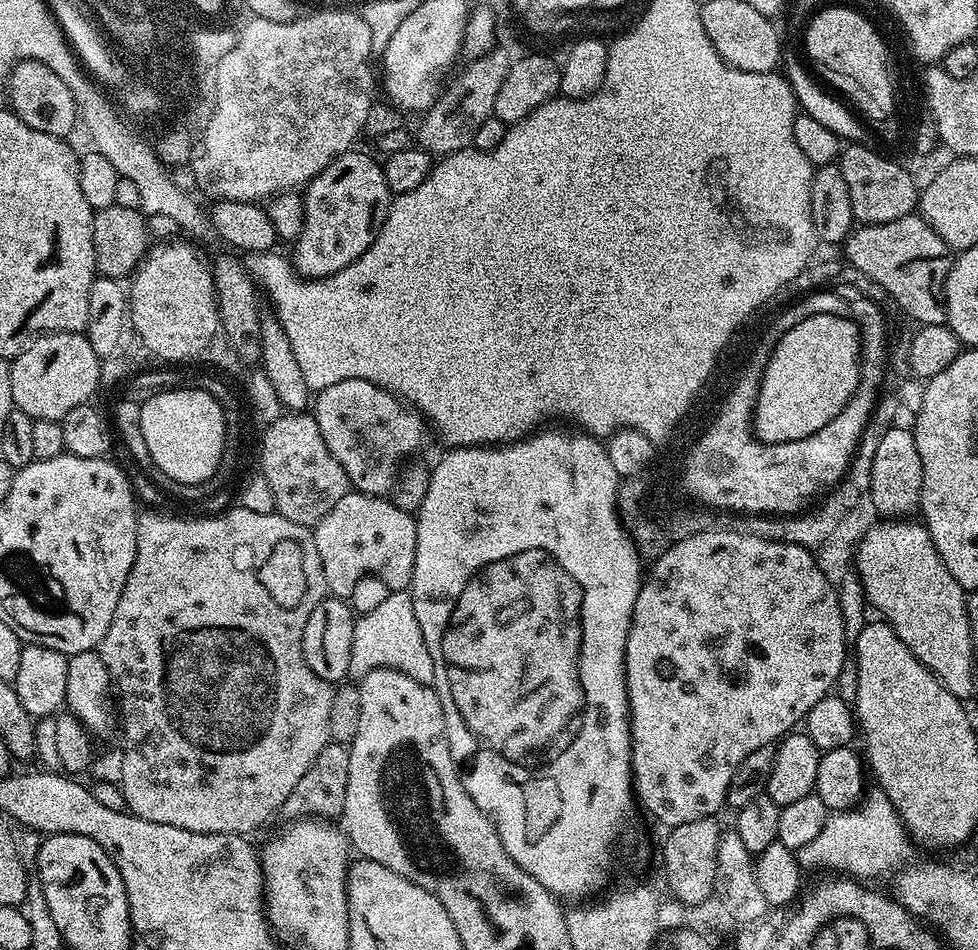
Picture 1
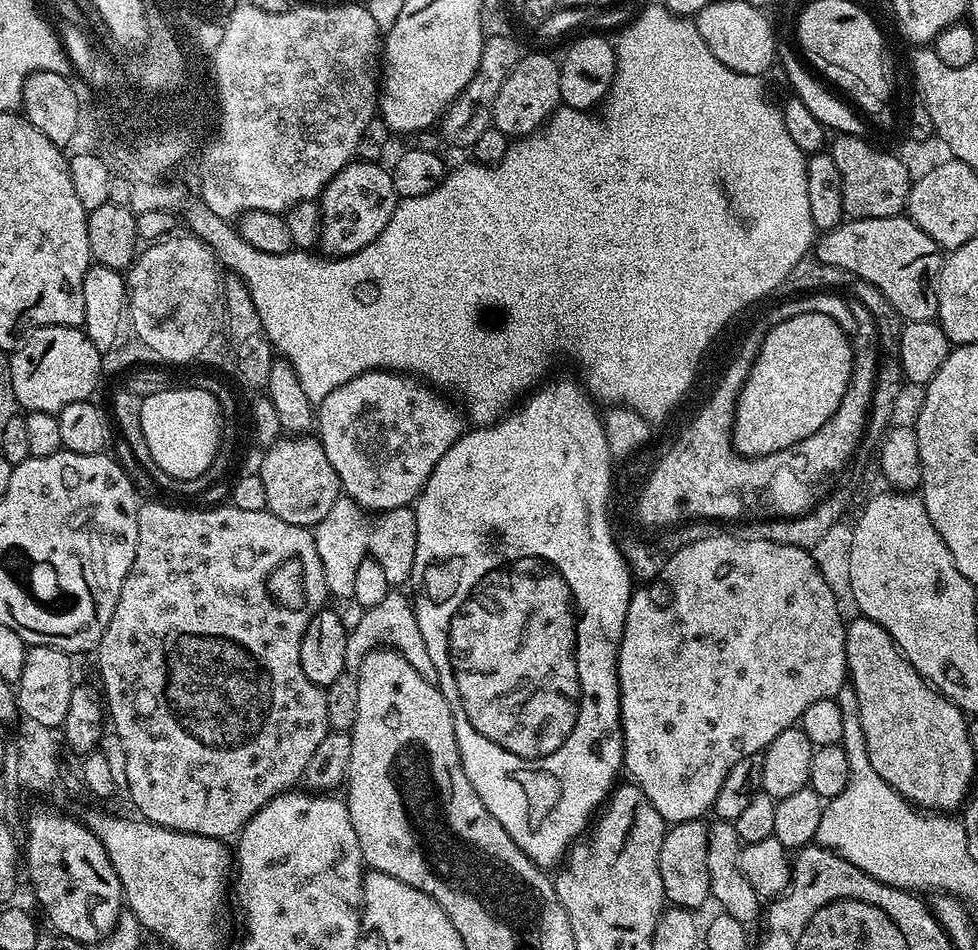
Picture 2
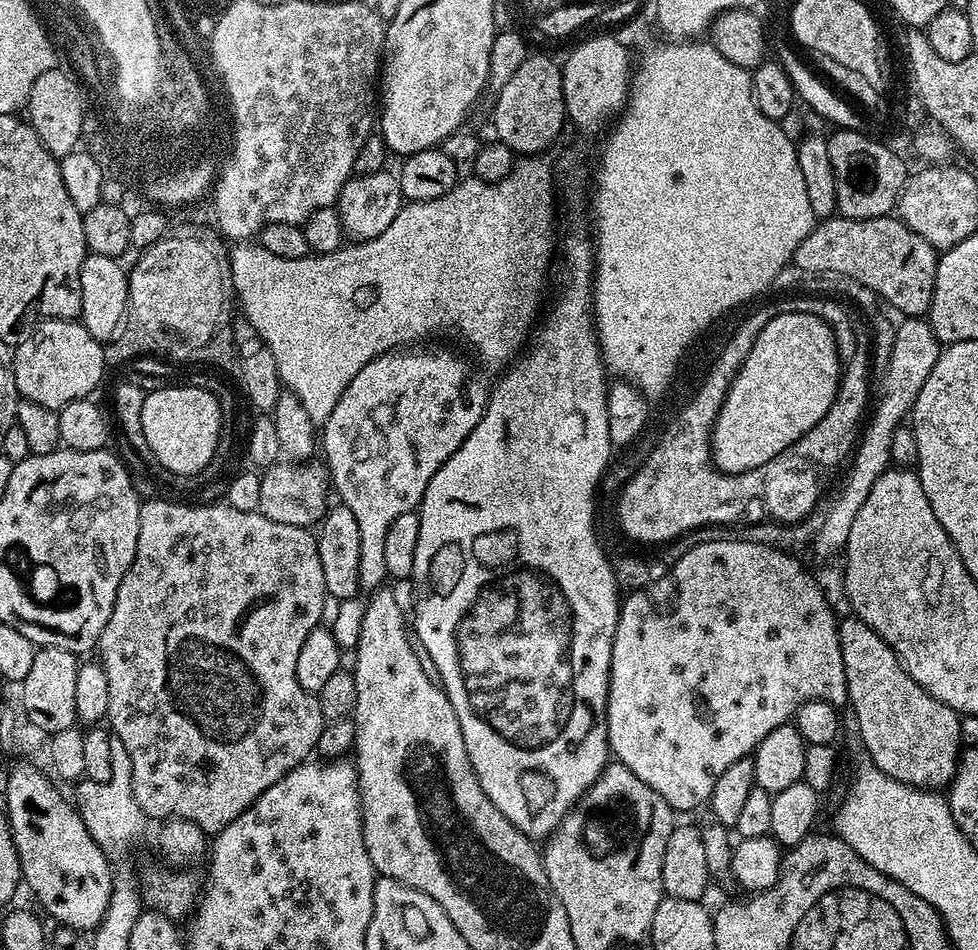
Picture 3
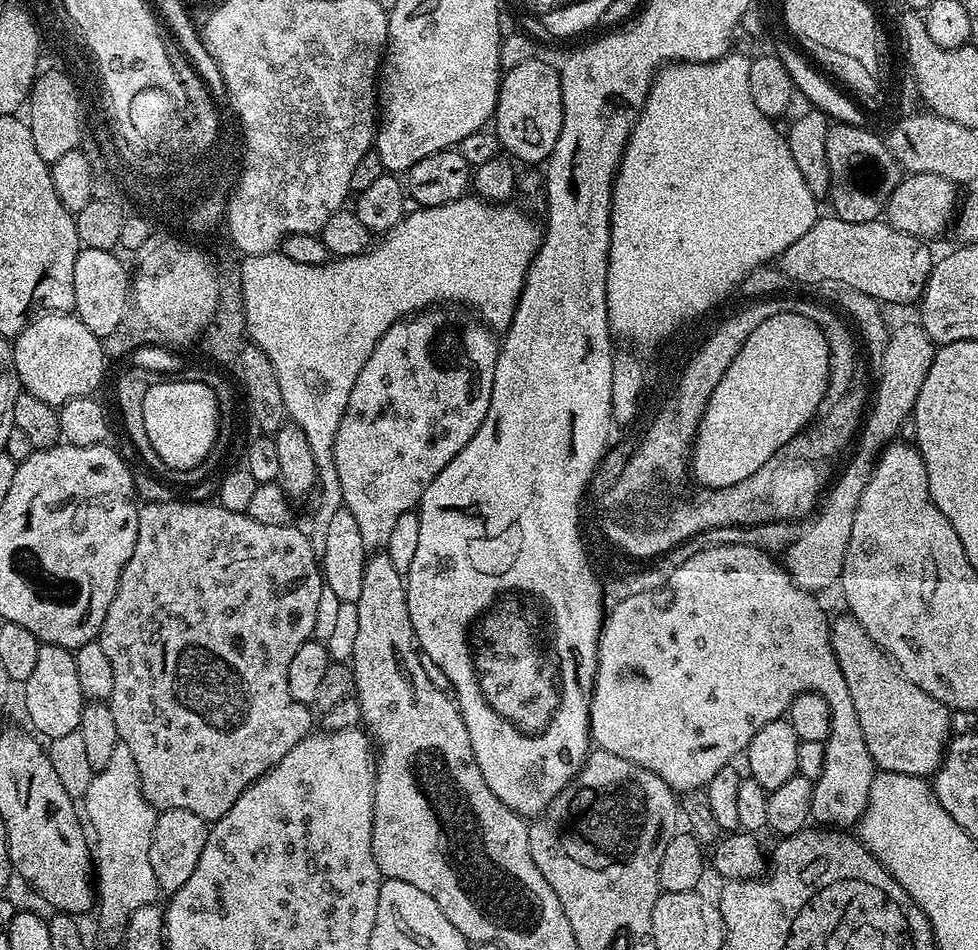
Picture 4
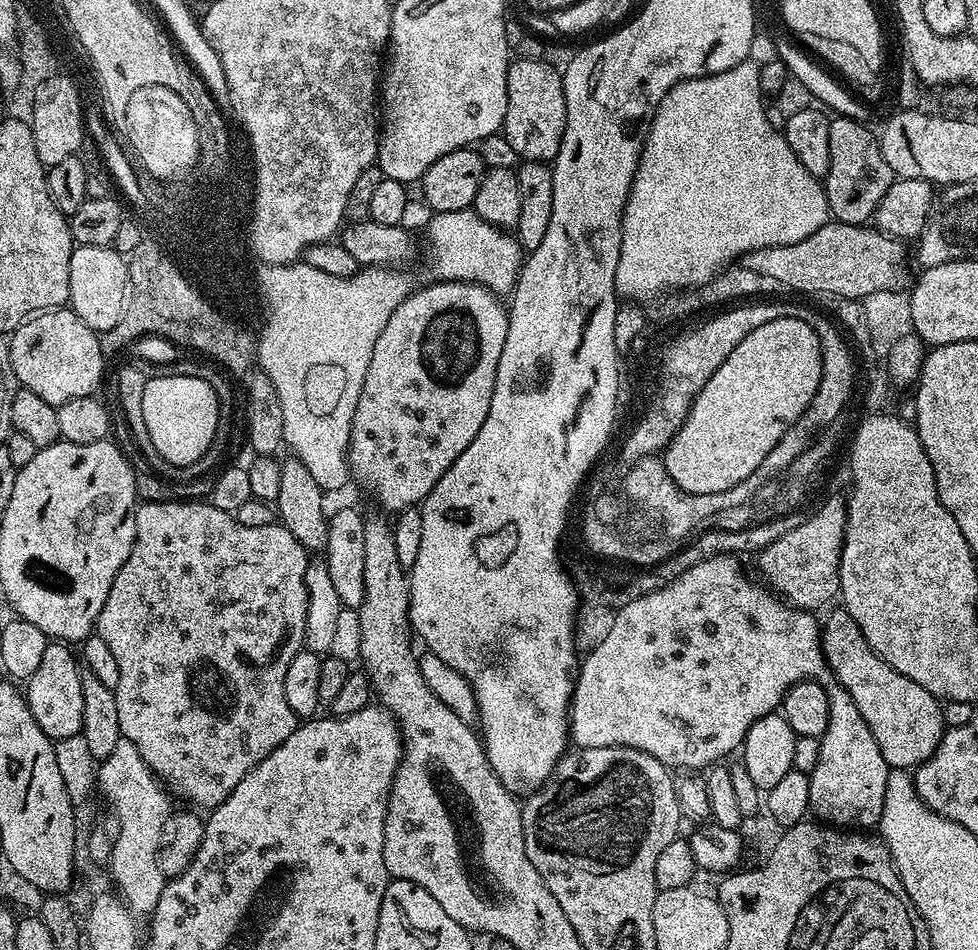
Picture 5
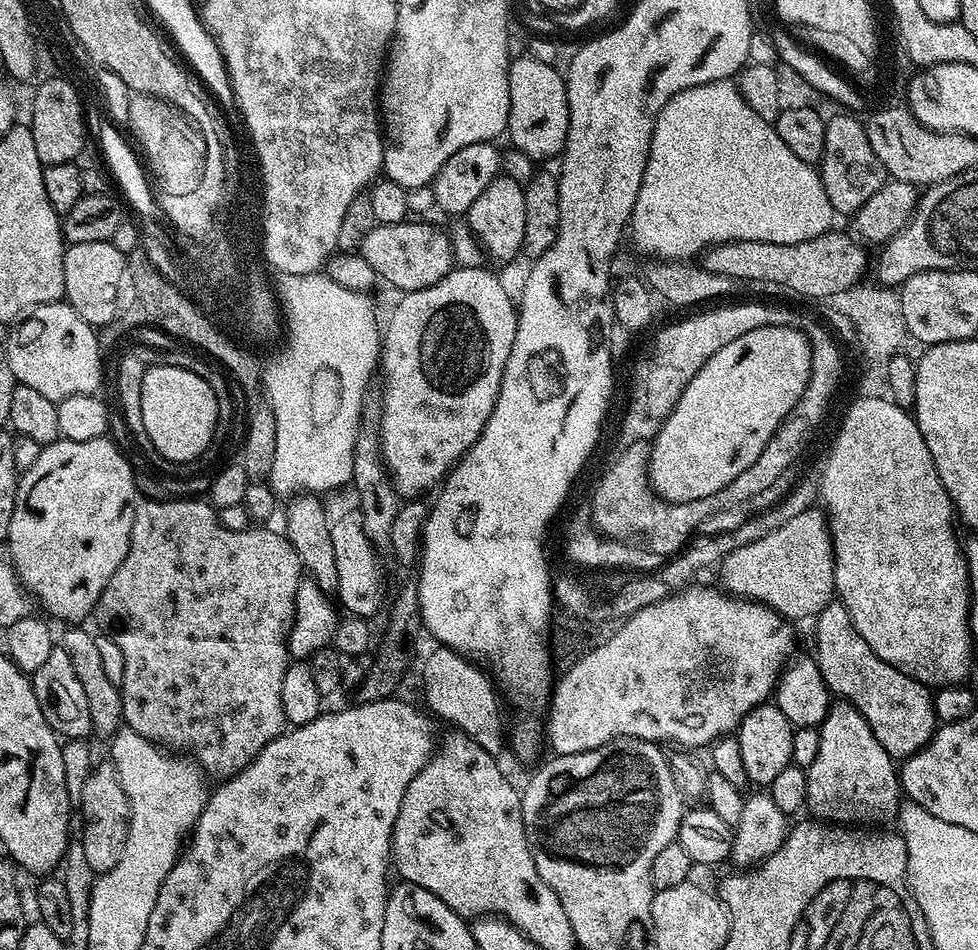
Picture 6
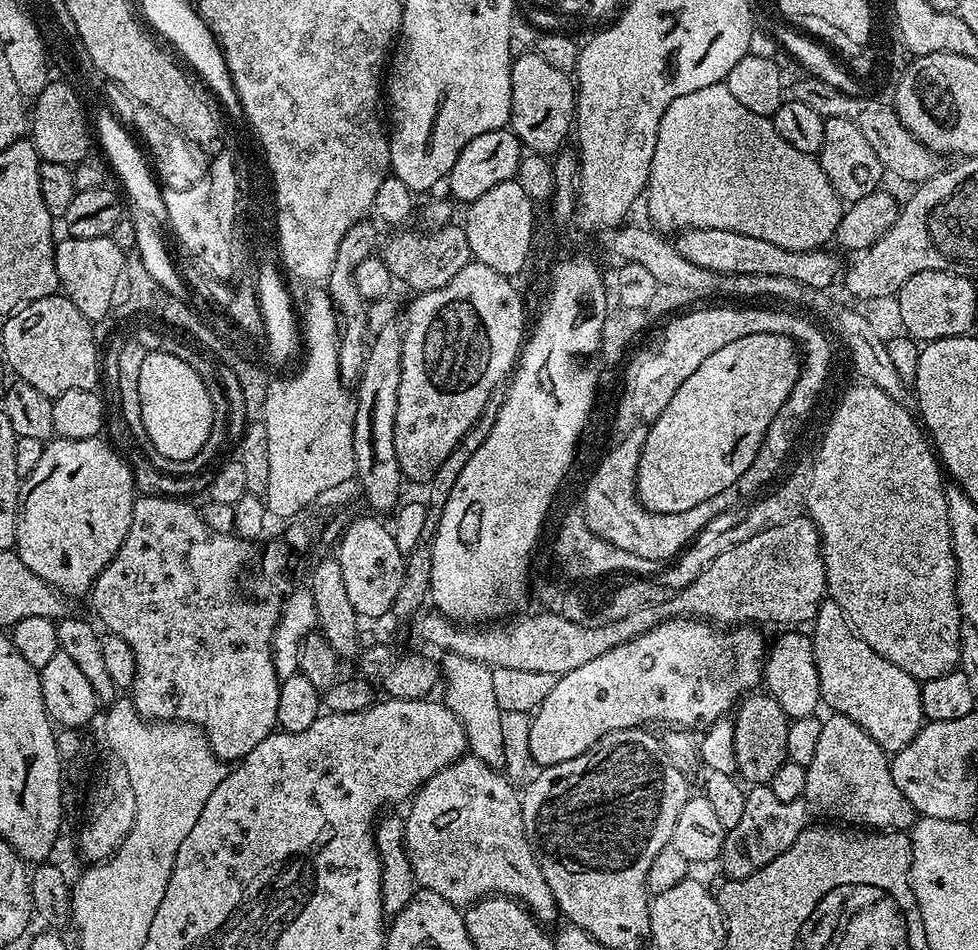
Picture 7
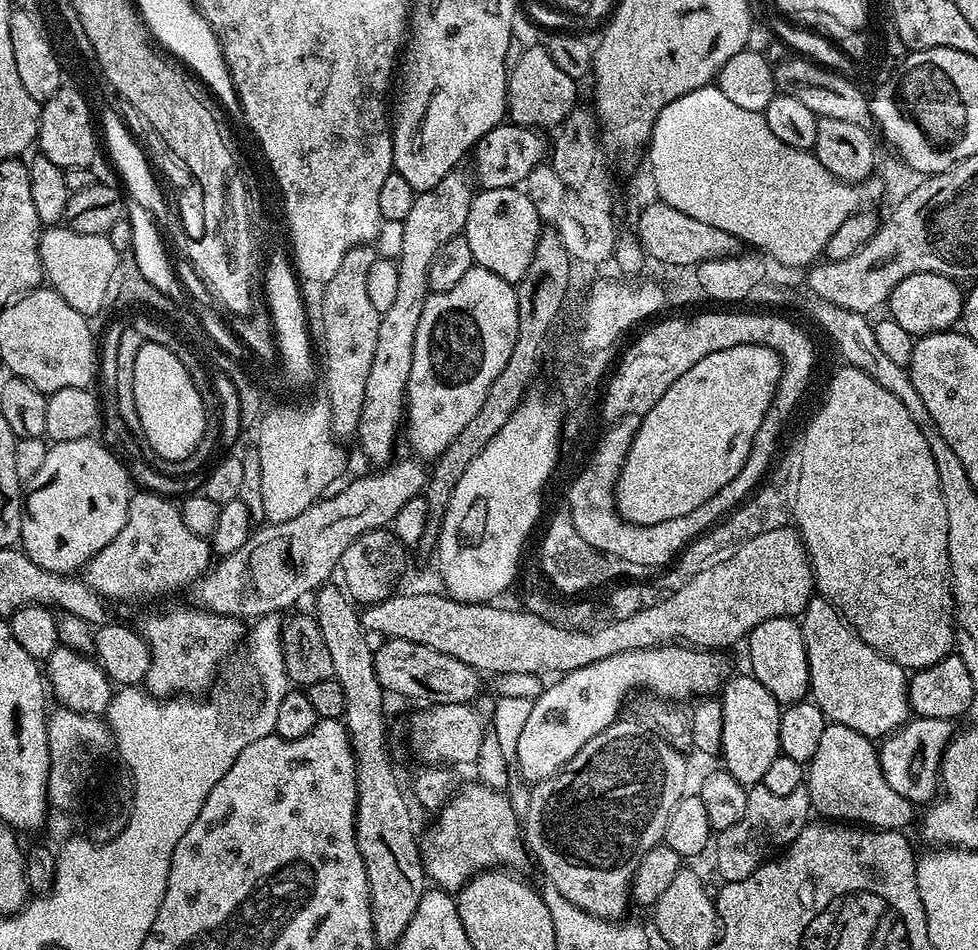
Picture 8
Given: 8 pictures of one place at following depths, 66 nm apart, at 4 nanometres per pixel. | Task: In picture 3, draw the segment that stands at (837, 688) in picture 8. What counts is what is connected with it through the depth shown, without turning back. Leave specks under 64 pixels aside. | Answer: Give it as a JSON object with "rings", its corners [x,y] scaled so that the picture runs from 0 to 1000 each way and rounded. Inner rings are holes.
{"rings":[[[877,651],[870,652],[860,652],[857,657],[861,697],[867,719],[866,740],[869,748],[877,756],[877,769],[881,773],[881,781],[890,798],[898,806],[898,811],[918,823],[946,832],[968,831],[978,818],[978,805],[984,795],[982,754],[974,745],[959,739],[959,735],[943,726],[943,722],[939,722],[935,714],[930,714],[928,704],[920,698],[912,681],[894,662]]]}

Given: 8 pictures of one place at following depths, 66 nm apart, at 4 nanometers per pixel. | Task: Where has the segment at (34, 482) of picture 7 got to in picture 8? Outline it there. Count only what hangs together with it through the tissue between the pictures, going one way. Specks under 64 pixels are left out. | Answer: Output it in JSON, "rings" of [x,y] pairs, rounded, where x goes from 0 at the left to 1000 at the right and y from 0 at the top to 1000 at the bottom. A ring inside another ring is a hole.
{"rings":[[[98,461],[56,465],[50,471],[39,499],[28,506],[19,576],[34,592],[43,596],[43,600],[81,603],[96,587],[96,583],[112,575],[112,571],[121,566],[121,558],[129,554],[129,541],[137,514],[133,508],[132,494],[128,489],[126,493],[122,482],[113,475],[118,476]]]}

